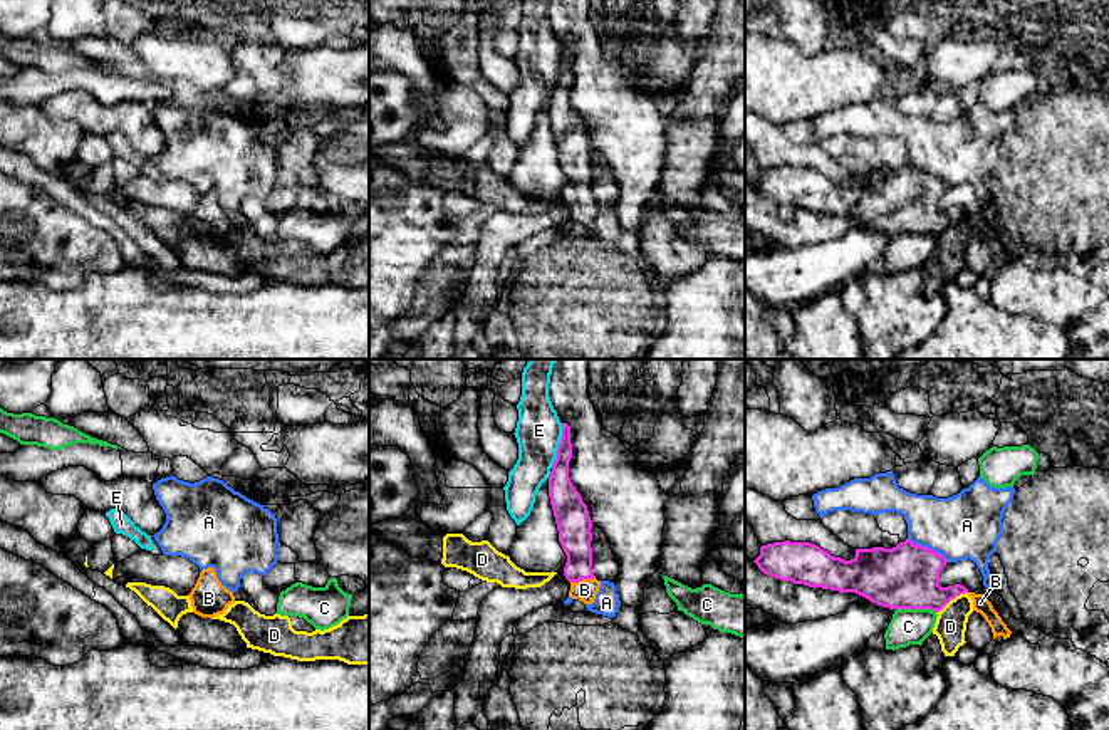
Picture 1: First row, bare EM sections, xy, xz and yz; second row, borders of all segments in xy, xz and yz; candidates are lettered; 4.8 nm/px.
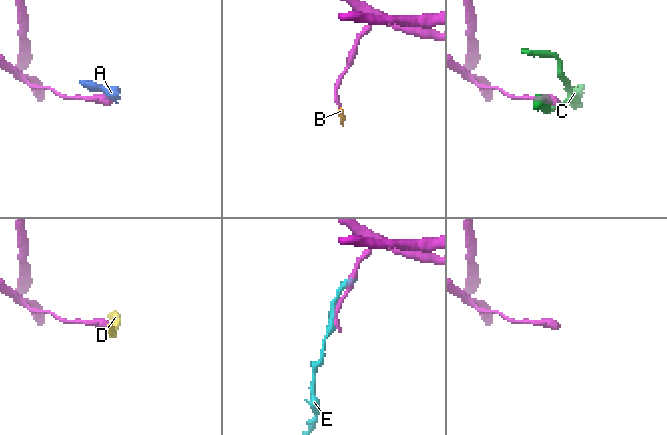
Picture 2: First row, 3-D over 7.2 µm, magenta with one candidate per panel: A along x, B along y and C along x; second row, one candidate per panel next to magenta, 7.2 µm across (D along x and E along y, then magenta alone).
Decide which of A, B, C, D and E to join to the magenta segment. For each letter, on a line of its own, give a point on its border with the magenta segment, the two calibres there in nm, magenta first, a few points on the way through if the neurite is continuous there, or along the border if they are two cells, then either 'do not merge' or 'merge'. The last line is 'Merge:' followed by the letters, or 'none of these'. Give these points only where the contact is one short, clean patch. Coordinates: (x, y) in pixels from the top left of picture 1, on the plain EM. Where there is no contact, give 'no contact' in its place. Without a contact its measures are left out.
A: contact yz (926, 172); calibres 300 and 320 nm; border yz (908, 161), (940, 177), (948, 185); do not merge
B: contact xz (583, 202); calibres 160 and 110 nm; way xz (574, 151), (583, 202), (586, 213); merge
C: contact yz (916, 232); calibres 300 and 180 nm; border yz (896, 232), (930, 232), (935, 237); do not merge
D: contact yz (952, 222); calibres 300 and 150 nm; border yz (967, 215), (952, 222), (937, 237); do not merge
E: contact xz (559, 69); calibres 140 and 220 nm; do not merge
Merge: B

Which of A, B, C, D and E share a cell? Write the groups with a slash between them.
A / B / C / D / E

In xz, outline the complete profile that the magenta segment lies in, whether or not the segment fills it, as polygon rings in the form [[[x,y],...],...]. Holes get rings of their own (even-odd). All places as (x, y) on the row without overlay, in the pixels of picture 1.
[[[562,47],[557,82],[549,99],[549,121],[554,134],[559,166],[567,180],[564,200],[570,206],[569,222],[592,228],[601,205],[592,193],[592,144],[587,129],[569,102],[572,82],[570,50]]]

